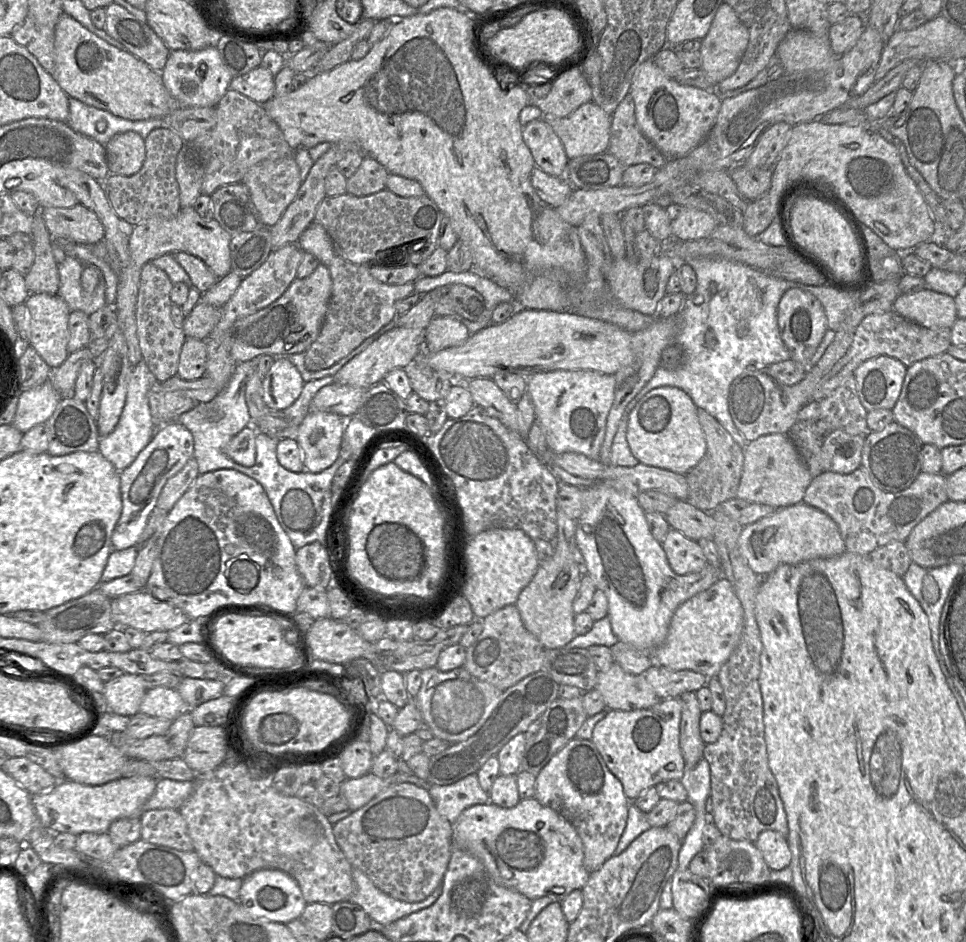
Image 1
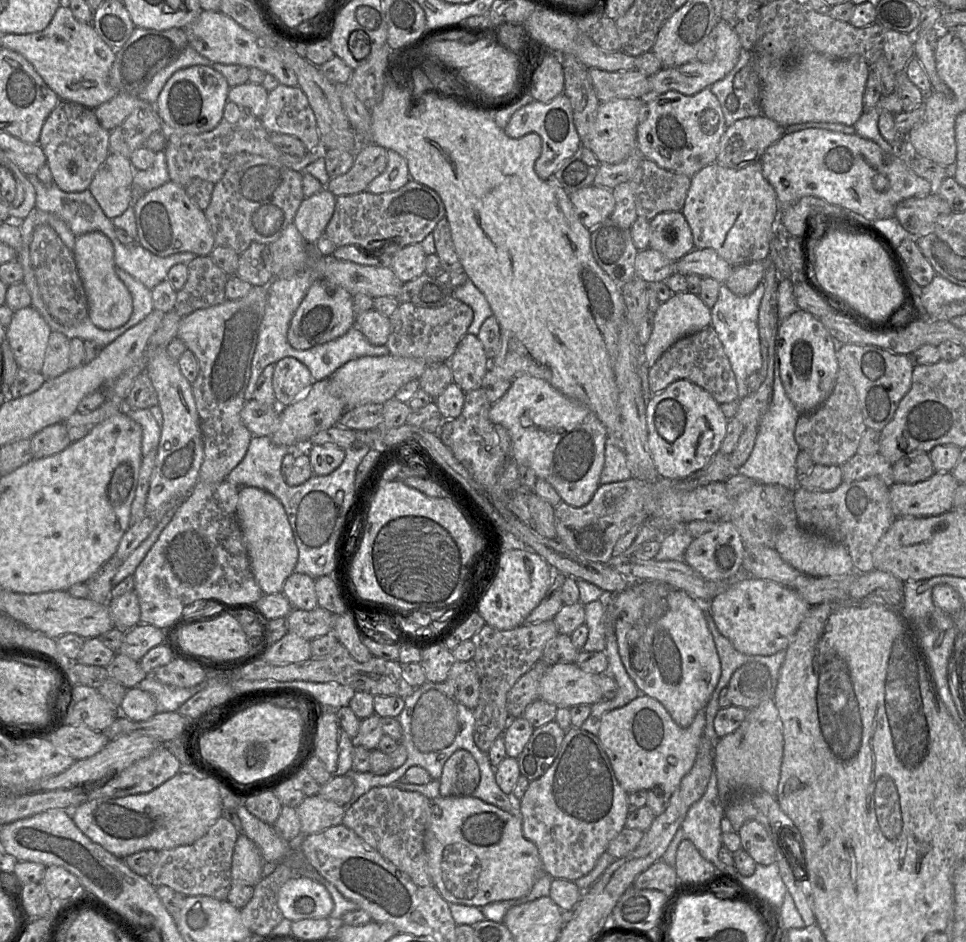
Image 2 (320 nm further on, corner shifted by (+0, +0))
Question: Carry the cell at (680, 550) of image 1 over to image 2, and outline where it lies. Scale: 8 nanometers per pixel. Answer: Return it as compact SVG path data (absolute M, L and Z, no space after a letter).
M729 519L716 521L710 531L694 538L682 559L704 578L719 581L742 568L745 546Z

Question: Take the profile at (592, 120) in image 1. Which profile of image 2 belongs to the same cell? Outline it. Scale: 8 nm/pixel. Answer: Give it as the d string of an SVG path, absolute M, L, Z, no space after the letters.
M625 98L601 102L596 119L589 133L583 138L581 146L589 148L600 163L620 163L637 148L638 125L646 117L646 98Z

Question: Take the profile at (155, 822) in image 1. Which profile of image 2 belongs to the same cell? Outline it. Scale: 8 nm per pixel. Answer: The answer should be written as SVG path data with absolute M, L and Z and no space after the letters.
M221 816L207 833L194 843L158 851L157 862L147 877L154 887L166 885L185 896L210 896L217 900L227 900L232 885L232 856L238 836L235 826Z

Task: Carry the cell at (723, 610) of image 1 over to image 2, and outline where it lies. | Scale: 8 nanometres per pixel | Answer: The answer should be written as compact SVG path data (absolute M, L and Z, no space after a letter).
M749 578L732 585L706 604L719 632L745 655L772 655L788 647L811 608L793 589L771 580Z

